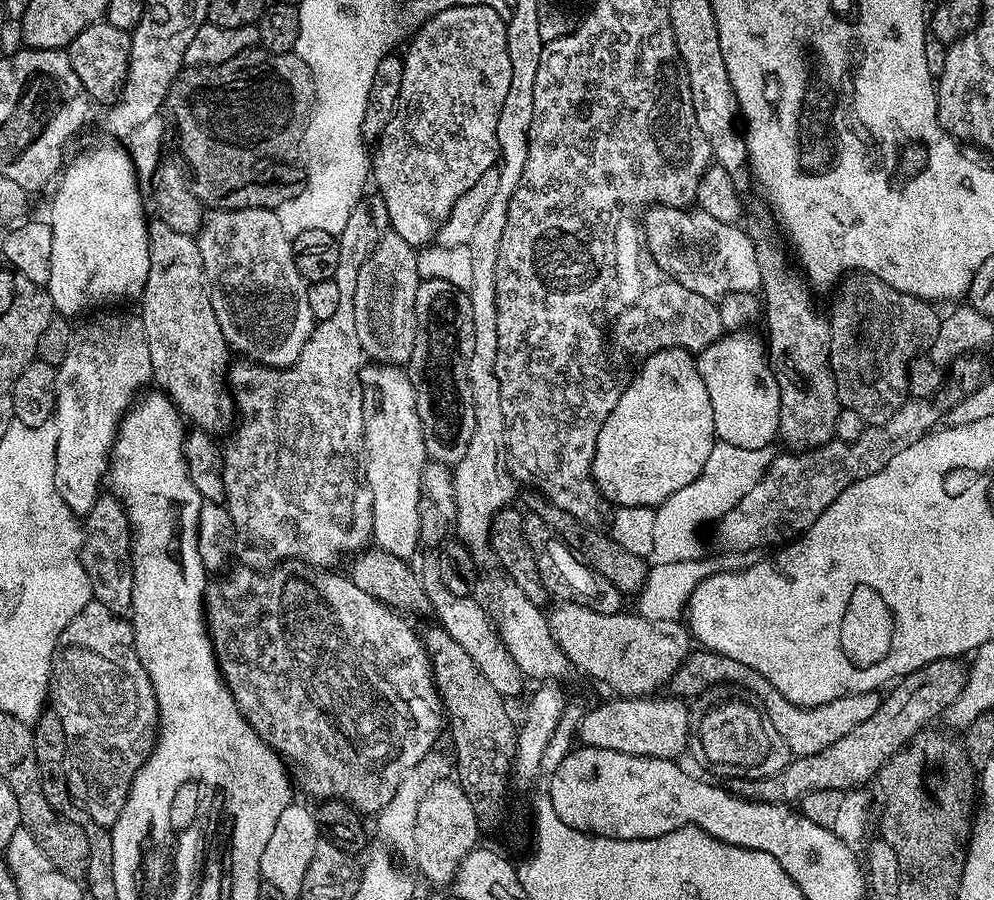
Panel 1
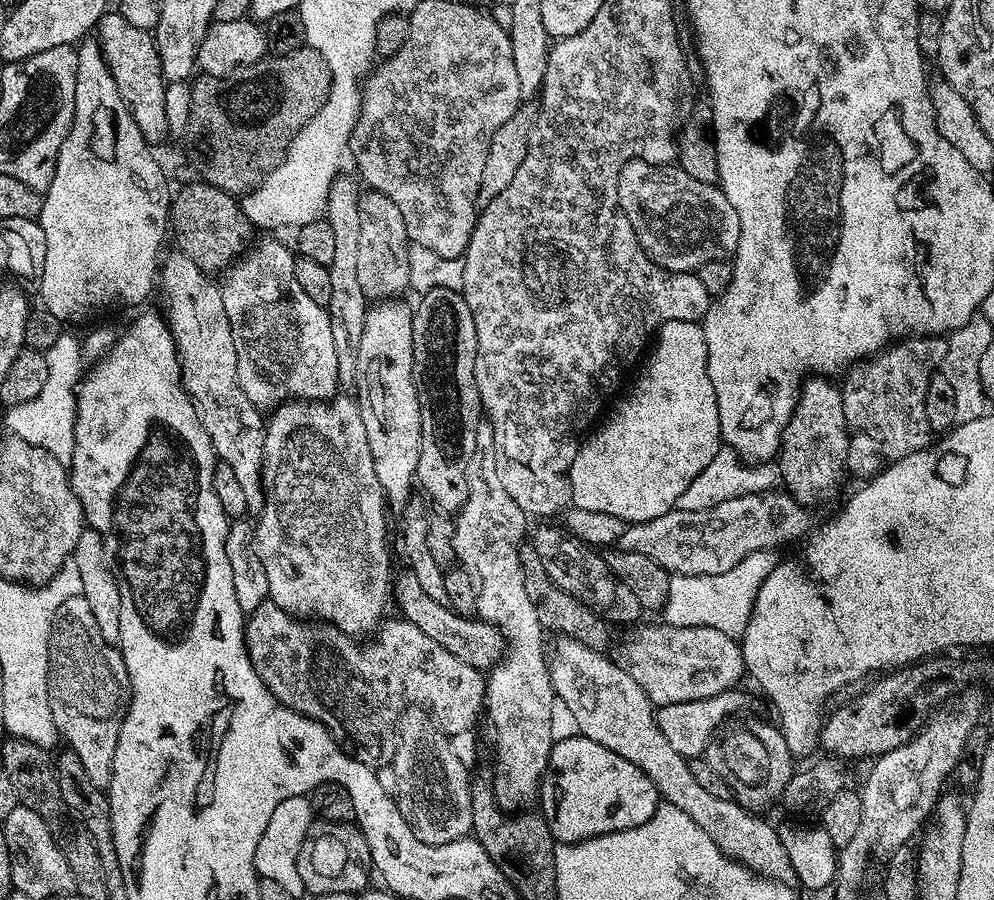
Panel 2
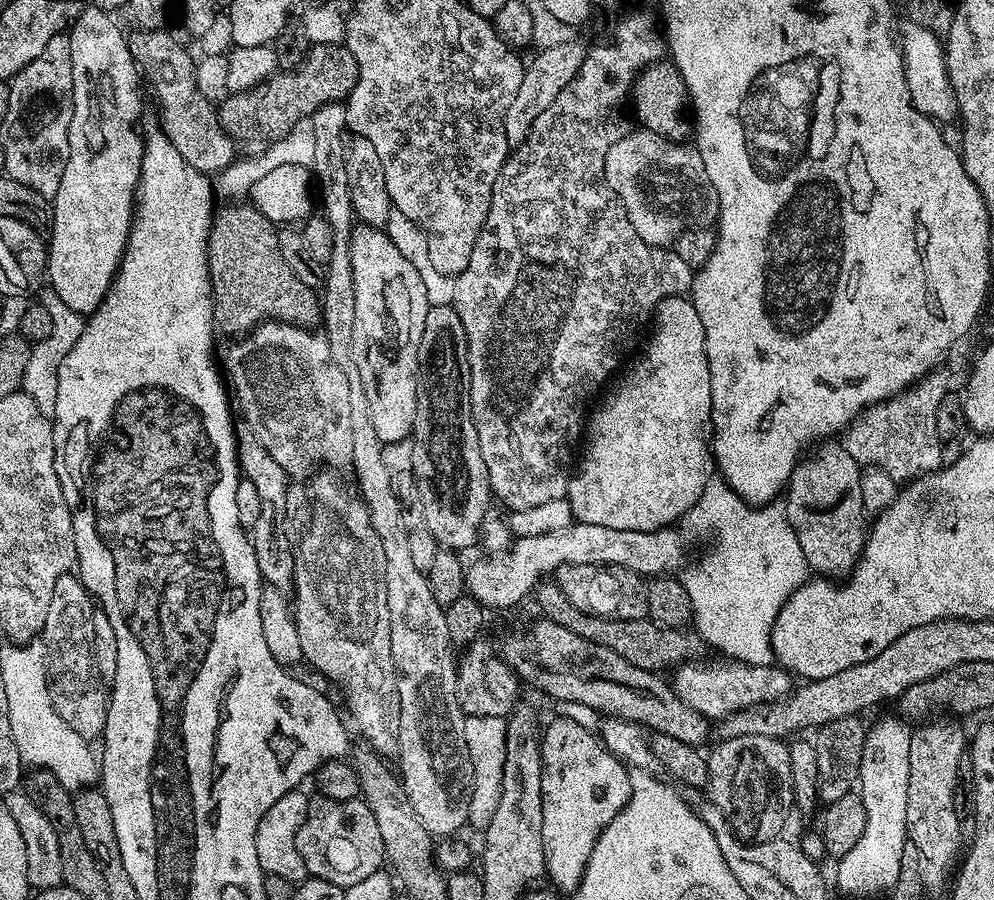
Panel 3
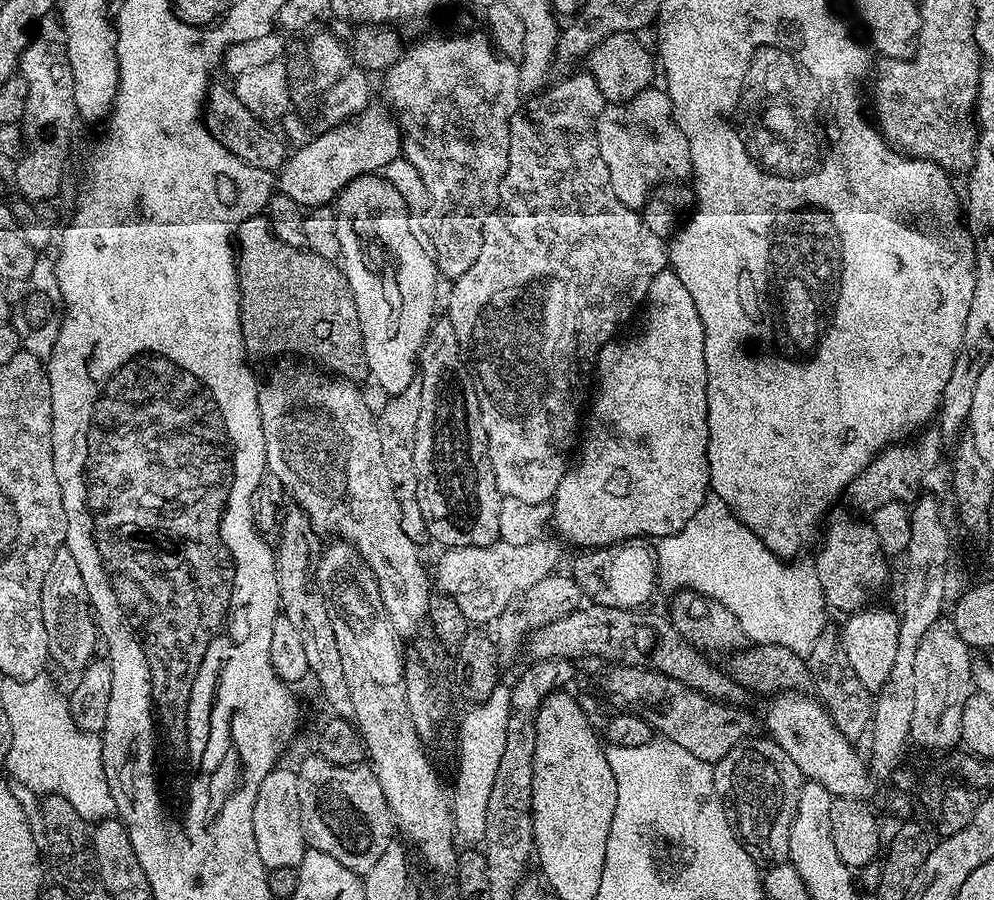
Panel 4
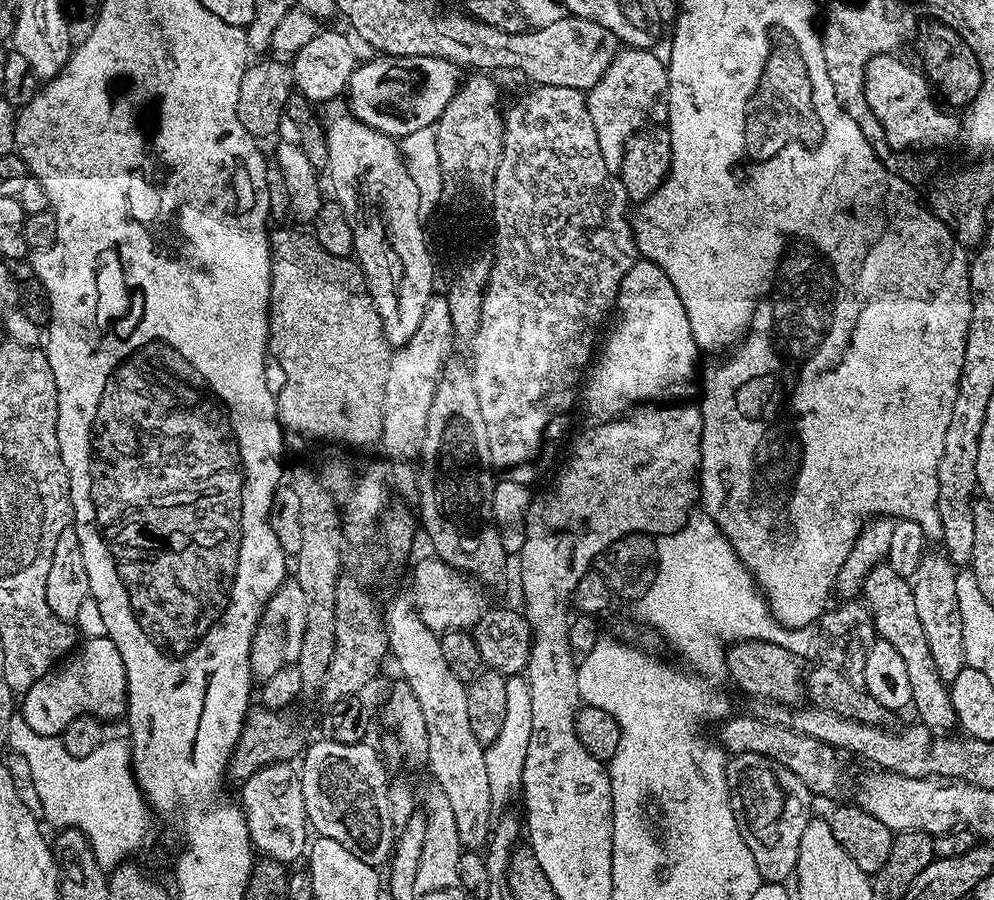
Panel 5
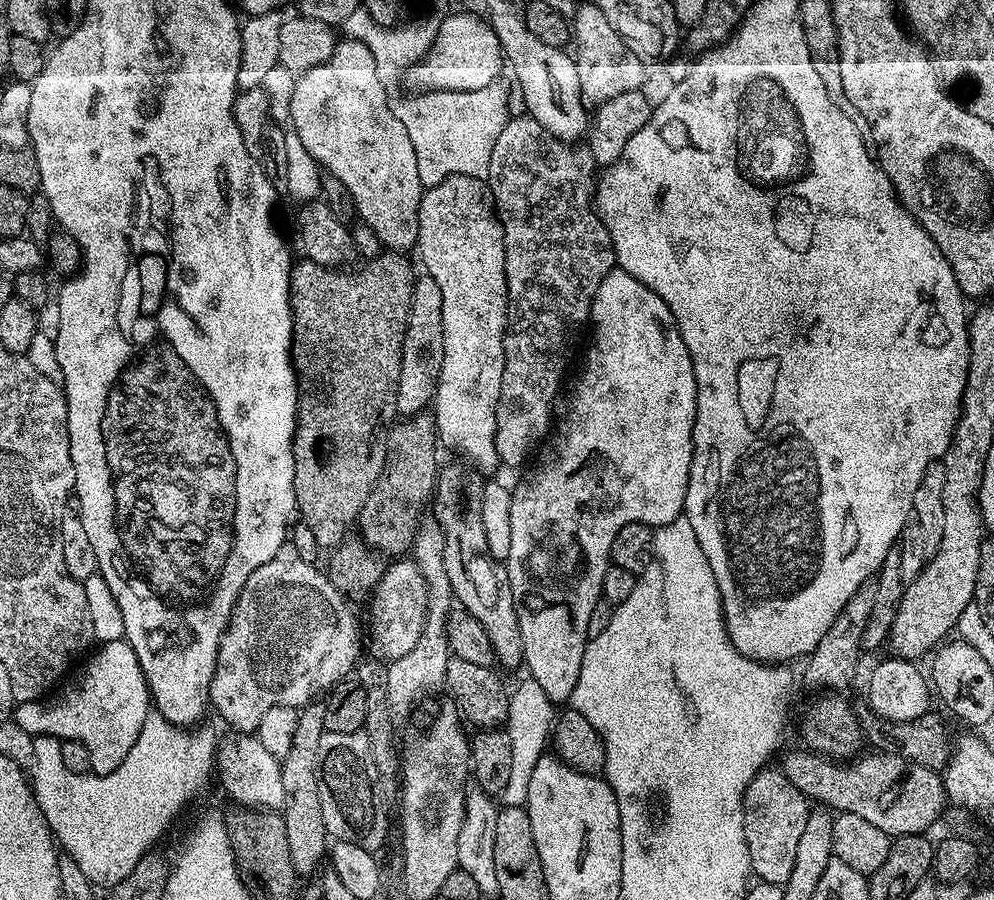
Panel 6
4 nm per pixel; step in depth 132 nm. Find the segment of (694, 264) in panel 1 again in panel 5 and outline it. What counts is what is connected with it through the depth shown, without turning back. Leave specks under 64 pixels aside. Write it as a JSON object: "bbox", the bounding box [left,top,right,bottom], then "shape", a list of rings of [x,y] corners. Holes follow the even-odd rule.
{"bbox":[586,47,668,173],"shape":[[[625,47],[617,52],[604,77],[586,93],[594,134],[598,134],[598,147],[602,149],[602,159],[611,172],[619,173],[624,150],[636,133],[645,131],[649,126],[663,125],[668,119],[668,70],[665,61],[661,57],[659,60],[654,53],[647,48]]]}

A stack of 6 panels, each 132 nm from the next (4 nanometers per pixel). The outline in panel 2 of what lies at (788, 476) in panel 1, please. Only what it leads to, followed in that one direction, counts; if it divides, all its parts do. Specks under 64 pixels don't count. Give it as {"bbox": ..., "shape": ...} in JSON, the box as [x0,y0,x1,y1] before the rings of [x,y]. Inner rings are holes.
{"bbox":[618,490,812,574],"shape":[[[769,490],[730,498],[708,508],[673,510],[650,522],[627,525],[618,548],[621,552],[646,554],[646,558],[658,562],[668,574],[726,574],[726,570],[734,570],[750,554],[779,549],[779,544],[791,540],[803,541],[809,535],[812,516],[799,503],[803,504],[787,490]]]}

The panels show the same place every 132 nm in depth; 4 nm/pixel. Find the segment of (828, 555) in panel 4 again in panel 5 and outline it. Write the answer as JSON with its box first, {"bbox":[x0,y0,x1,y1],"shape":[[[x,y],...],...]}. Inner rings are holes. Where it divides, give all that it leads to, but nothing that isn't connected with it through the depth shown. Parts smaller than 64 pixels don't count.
{"bbox":[862,562,956,734],"shape":[[[887,562],[874,566],[874,570],[870,570],[870,574],[866,574],[864,579],[862,603],[872,616],[875,635],[890,642],[890,646],[898,650],[902,662],[906,662],[906,675],[910,678],[912,691],[911,707],[916,708],[920,715],[917,716],[919,723],[937,734],[955,729],[956,711],[952,705],[952,694],[938,674],[938,668],[934,666],[930,646],[926,643],[926,634],[922,631],[922,621],[919,620],[918,609],[914,606],[909,577],[897,574]]]}

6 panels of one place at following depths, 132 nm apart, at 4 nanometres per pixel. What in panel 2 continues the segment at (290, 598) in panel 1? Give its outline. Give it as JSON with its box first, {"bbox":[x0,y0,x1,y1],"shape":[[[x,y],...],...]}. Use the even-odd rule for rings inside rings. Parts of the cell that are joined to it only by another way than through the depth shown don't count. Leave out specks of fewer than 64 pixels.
{"bbox":[244,602,487,756],"shape":[[[265,602],[247,617],[244,626],[244,640],[252,656],[252,665],[264,679],[264,685],[276,693],[287,708],[318,720],[327,726],[328,731],[341,741],[365,748],[372,756],[383,752],[391,753],[398,743],[398,725],[405,715],[404,704],[426,702],[435,718],[437,728],[447,735],[472,730],[479,716],[481,719],[486,706],[487,679],[483,671],[470,666],[439,645],[434,638],[426,638],[418,626],[409,620],[385,619],[378,629],[378,637],[373,644],[358,643],[357,637],[347,636],[332,624],[309,622],[299,616],[292,616],[278,605]]]}

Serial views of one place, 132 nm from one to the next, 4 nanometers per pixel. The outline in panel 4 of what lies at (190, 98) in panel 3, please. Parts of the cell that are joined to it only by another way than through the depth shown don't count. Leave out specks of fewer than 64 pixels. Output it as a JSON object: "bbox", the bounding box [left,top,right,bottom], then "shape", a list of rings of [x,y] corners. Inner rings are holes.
{"bbox":[204,81,288,171],"shape":[[[218,81],[211,83],[208,88],[208,94],[205,97],[204,121],[213,137],[220,144],[226,146],[232,154],[242,158],[248,165],[256,169],[266,171],[277,170],[288,160],[288,149],[286,150],[283,137],[271,129],[265,121],[250,114],[250,110],[242,105],[235,94],[235,91]]]}

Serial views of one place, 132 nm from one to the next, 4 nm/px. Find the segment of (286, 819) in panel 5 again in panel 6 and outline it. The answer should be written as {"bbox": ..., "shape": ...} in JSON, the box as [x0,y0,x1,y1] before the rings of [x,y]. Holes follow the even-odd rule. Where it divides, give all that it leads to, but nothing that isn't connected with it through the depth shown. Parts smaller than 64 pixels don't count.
{"bbox":[215,731,284,810],"shape":[[[233,731],[232,736],[219,737],[216,745],[215,771],[220,776],[220,784],[228,791],[228,796],[237,805],[257,810],[280,810],[284,806],[282,794],[281,761],[266,746],[262,746],[259,736]]]}

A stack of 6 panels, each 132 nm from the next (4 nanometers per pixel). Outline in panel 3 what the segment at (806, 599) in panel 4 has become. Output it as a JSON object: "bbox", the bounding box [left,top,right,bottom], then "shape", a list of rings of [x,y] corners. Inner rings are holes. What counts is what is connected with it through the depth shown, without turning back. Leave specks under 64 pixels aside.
{"bbox":[682,478,810,666],"shape":[[[713,478],[710,482],[706,482],[706,490],[702,490],[702,498],[698,498],[698,502],[694,502],[694,506],[690,506],[690,510],[684,515],[682,521],[682,528],[685,528],[683,528],[685,533],[693,532],[696,536],[717,536],[714,550],[702,562],[698,563],[696,568],[685,567],[683,569],[683,572],[685,572],[684,576],[682,575],[682,583],[692,603],[691,623],[694,625],[694,631],[702,637],[705,645],[708,645],[711,649],[712,647],[718,648],[722,651],[719,653],[725,654],[733,660],[740,660],[744,664],[753,664],[754,666],[766,666],[773,663],[772,627],[774,626],[774,622],[778,618],[778,614],[782,610],[784,603],[794,594],[794,590],[798,590],[804,585],[805,580],[809,579],[810,576],[808,563],[802,554],[802,546],[798,546],[798,534],[788,525],[785,509],[783,507],[772,507],[776,506],[756,507],[750,505],[723,478]]]}

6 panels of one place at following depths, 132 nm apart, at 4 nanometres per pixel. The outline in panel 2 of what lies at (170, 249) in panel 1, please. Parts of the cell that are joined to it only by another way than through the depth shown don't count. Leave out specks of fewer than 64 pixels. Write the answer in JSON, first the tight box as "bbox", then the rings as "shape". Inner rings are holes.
{"bbox":[158,250,266,510],"shape":[[[172,250],[169,256],[167,253],[163,257],[158,272],[158,288],[164,291],[163,311],[180,355],[180,378],[184,388],[196,404],[196,412],[210,434],[217,457],[238,474],[238,482],[242,482],[242,490],[246,490],[249,509],[259,510],[264,506],[266,491],[266,420],[261,409],[246,398],[246,390],[242,390],[238,382],[238,354],[234,350],[230,318],[226,318],[226,302],[222,302],[220,284],[212,280],[215,279],[179,250]]]}

